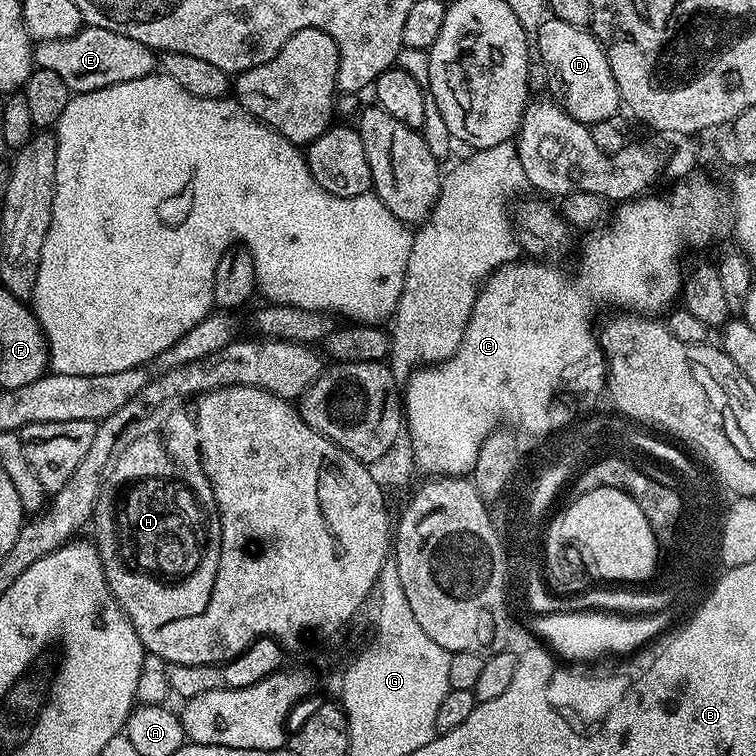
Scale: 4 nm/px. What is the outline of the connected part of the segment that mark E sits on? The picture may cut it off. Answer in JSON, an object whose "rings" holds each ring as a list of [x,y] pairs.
{"rings":[[[91,26],[81,27],[70,38],[39,41],[33,47],[32,59],[36,68],[58,74],[72,94],[118,86],[118,82],[134,82],[134,78],[153,75],[158,68],[157,53],[142,42],[134,42],[134,38],[126,38],[126,34],[114,34],[114,30]]]}

